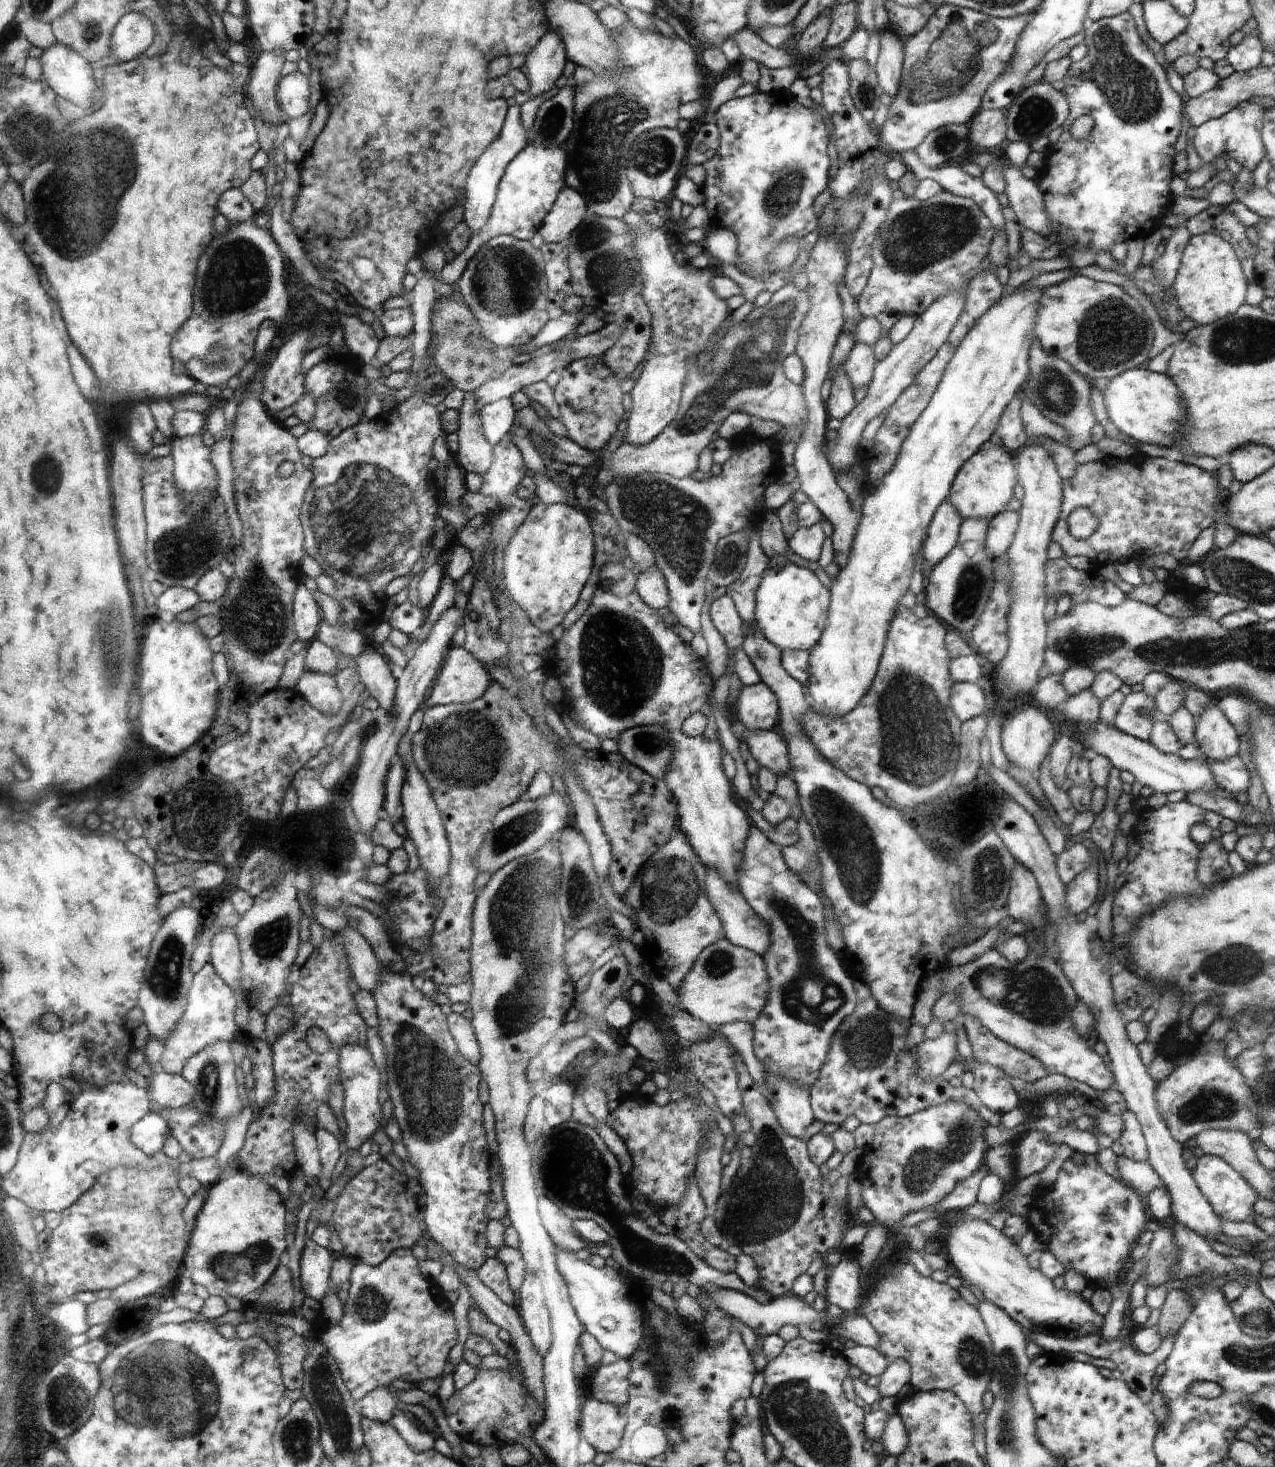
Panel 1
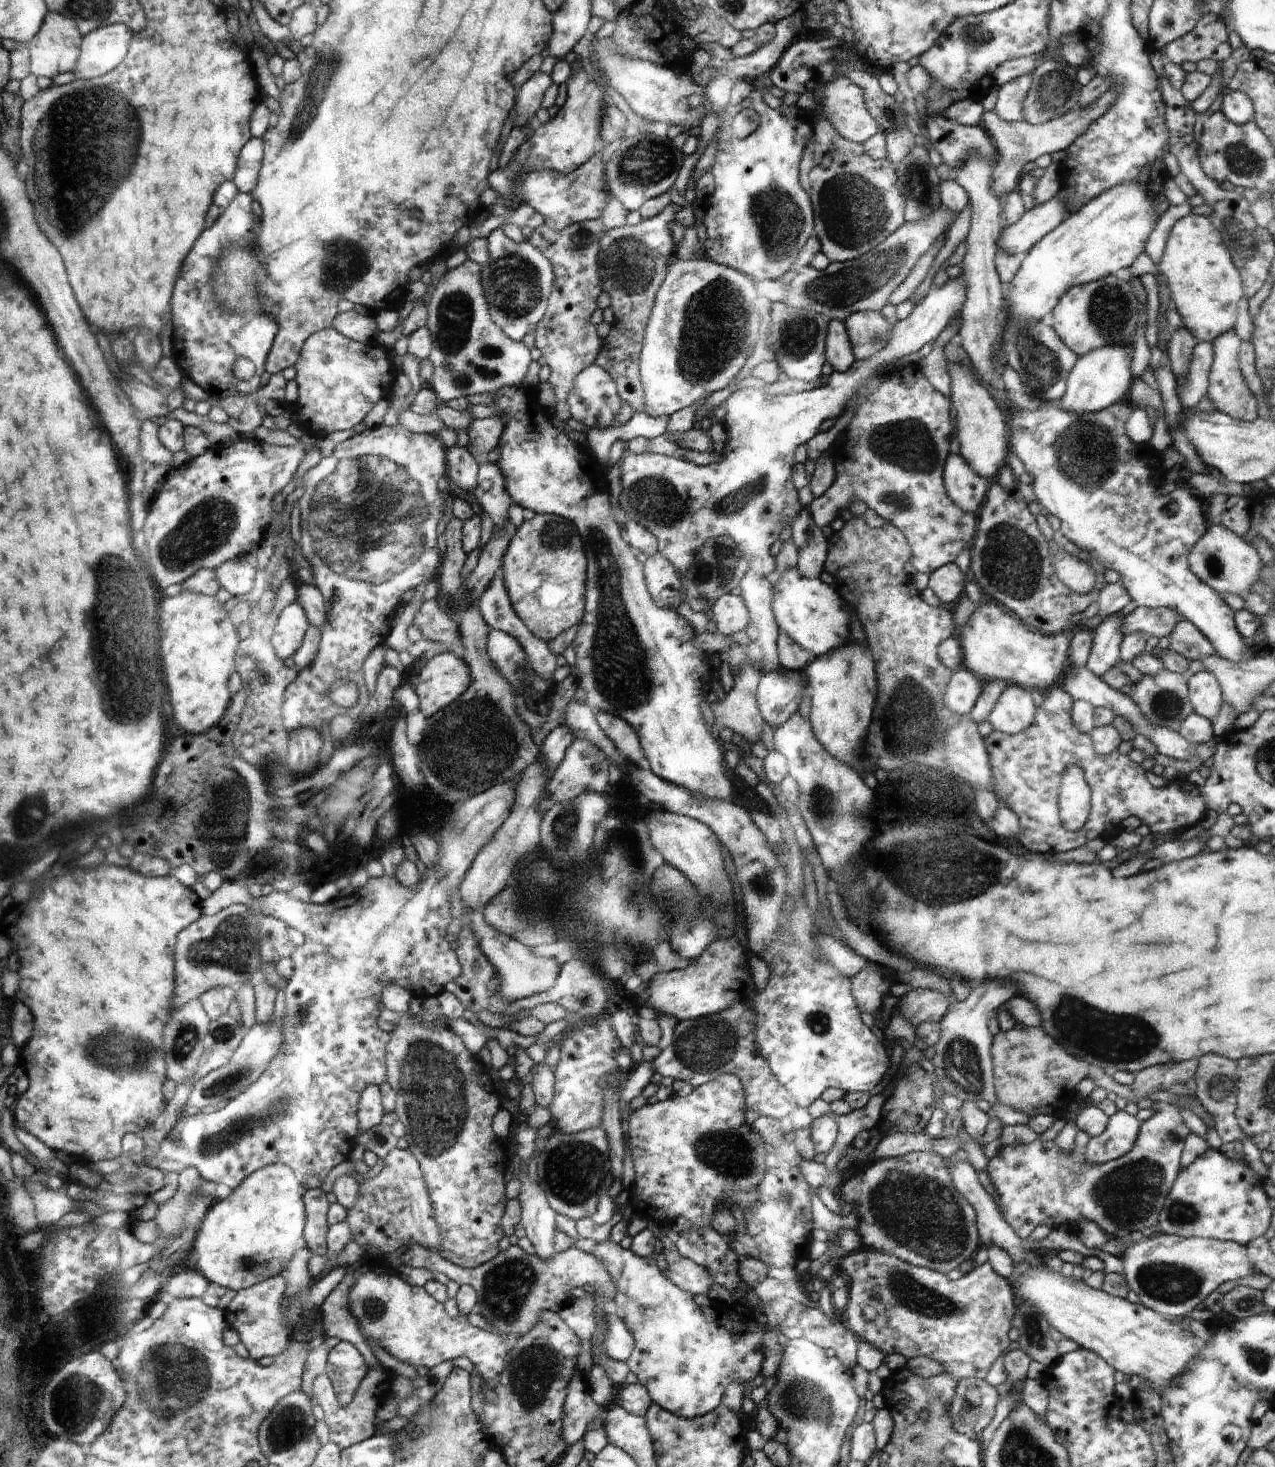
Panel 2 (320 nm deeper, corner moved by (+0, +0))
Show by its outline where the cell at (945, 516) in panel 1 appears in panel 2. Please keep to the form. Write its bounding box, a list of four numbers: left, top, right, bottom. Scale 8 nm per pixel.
[945,453,988,513]

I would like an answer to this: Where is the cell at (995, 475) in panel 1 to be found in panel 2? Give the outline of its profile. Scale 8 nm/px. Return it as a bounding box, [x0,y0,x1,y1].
[948,362,1011,481]

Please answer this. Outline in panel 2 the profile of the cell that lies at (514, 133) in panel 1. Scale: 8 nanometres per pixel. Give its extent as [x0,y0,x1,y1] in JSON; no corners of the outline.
[511,72,552,126]

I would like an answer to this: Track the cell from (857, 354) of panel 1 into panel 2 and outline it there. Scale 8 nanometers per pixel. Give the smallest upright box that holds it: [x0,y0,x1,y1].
[846,311,892,360]

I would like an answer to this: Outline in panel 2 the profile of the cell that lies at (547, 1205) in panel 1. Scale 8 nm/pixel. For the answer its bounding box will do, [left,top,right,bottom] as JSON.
[594,1239,766,1418]

